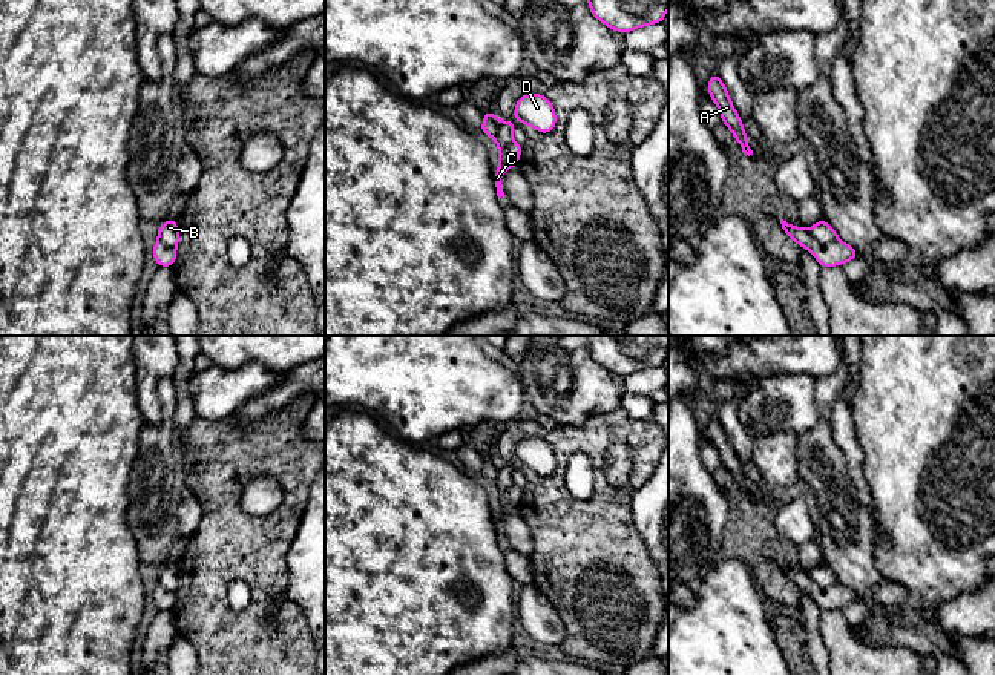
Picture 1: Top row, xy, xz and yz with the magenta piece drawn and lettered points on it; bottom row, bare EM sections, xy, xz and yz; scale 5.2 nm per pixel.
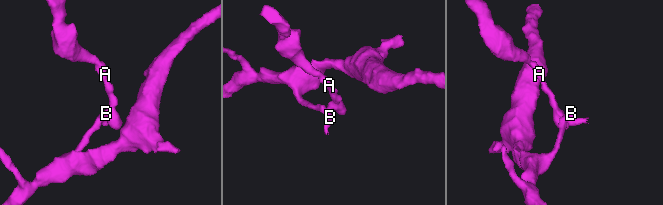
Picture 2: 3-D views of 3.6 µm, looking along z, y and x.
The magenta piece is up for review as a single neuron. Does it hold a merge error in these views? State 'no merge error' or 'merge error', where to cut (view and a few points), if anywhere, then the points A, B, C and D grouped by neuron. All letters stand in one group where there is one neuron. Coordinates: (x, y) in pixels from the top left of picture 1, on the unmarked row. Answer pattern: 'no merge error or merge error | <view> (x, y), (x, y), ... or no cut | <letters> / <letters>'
merge error | yz (807, 574), (820, 586), (837, 583) | A C D / B

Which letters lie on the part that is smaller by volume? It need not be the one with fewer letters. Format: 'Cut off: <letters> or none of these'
Cut off: A, C, D

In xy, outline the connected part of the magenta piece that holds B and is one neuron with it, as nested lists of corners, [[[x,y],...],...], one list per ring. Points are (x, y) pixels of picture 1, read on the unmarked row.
[[[176,563],[166,565],[166,566],[159,568],[158,584],[167,588],[172,592],[178,591],[179,575],[178,575]]]

